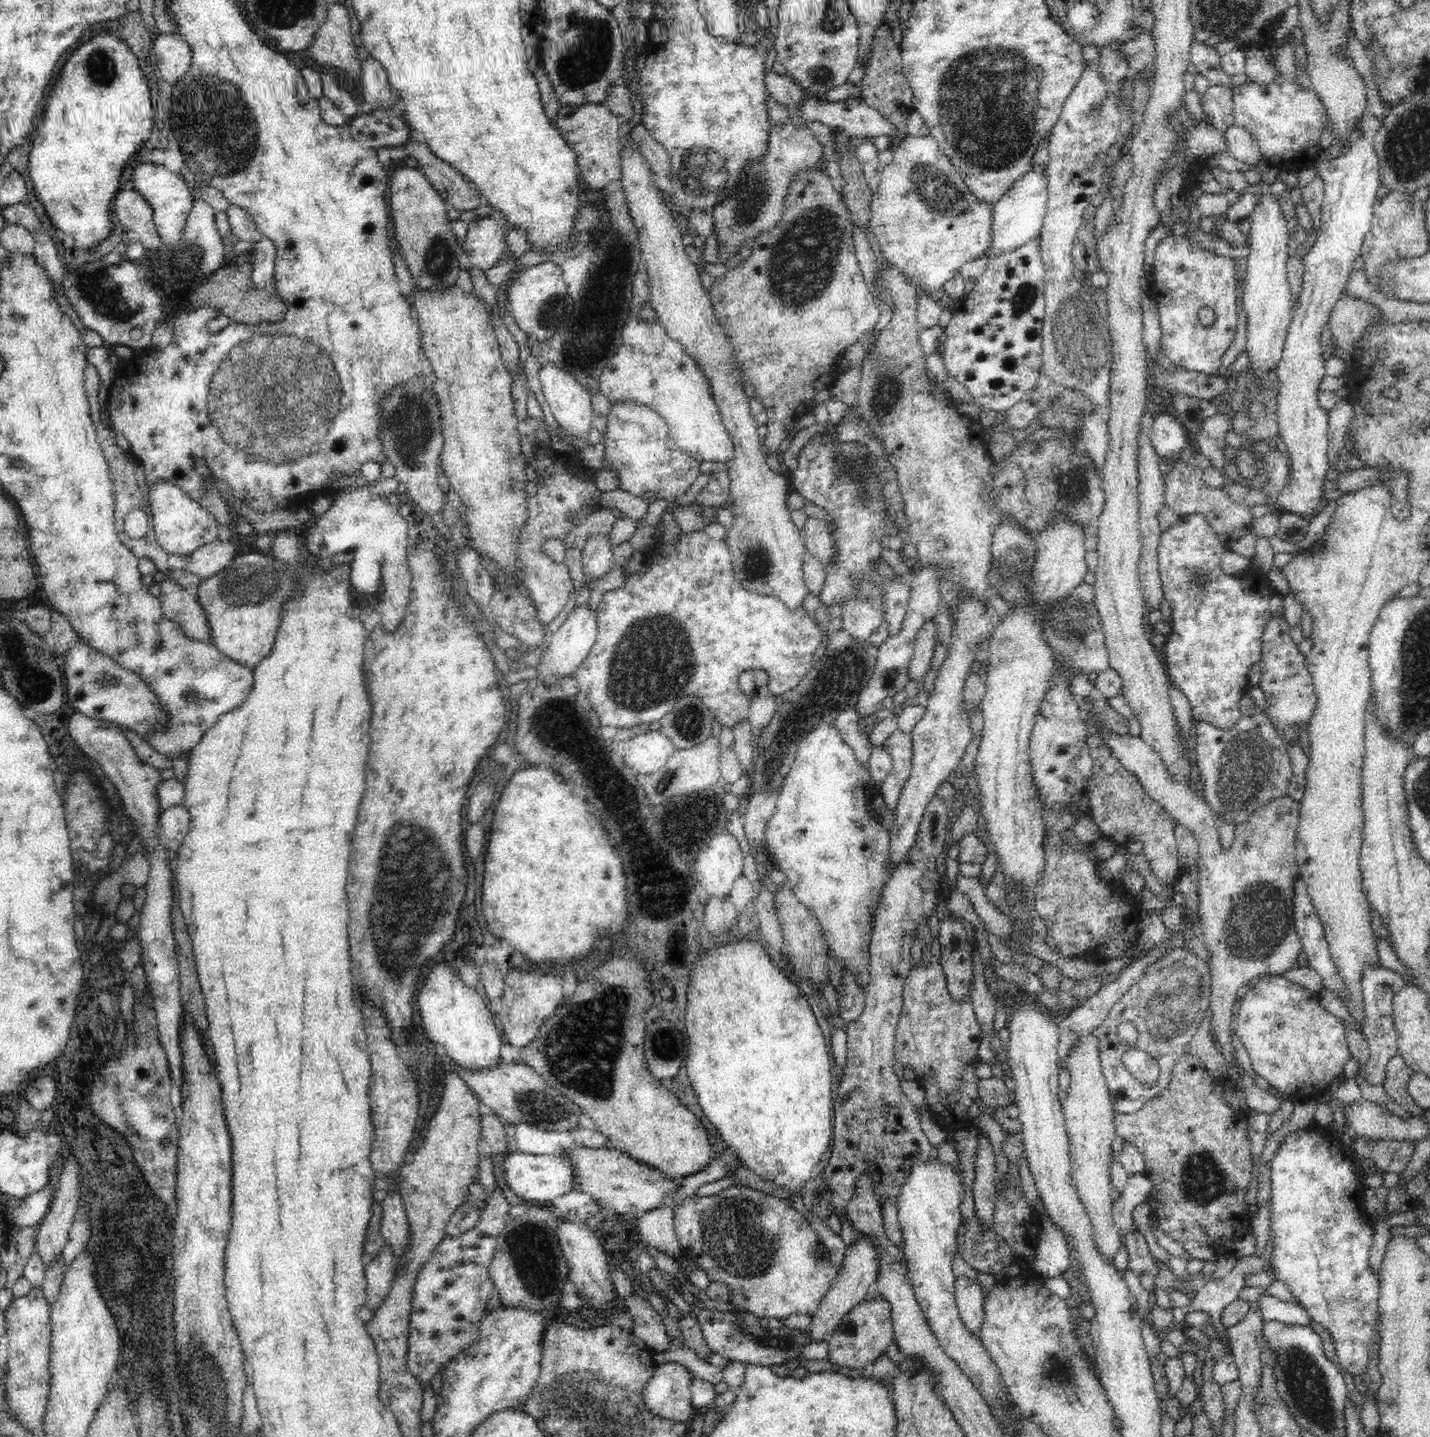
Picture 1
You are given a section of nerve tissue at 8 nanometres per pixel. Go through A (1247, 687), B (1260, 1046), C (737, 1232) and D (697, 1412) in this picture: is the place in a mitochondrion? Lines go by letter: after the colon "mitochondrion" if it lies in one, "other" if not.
A: other
B: other
C: mitochondrion
D: other

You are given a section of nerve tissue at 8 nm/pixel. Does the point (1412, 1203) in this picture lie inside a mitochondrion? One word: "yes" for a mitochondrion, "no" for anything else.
no

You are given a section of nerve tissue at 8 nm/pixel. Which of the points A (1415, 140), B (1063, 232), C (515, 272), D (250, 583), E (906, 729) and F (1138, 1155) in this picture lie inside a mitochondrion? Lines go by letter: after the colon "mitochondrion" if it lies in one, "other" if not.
A: mitochondrion
B: other
C: other
D: mitochondrion
E: other
F: other

